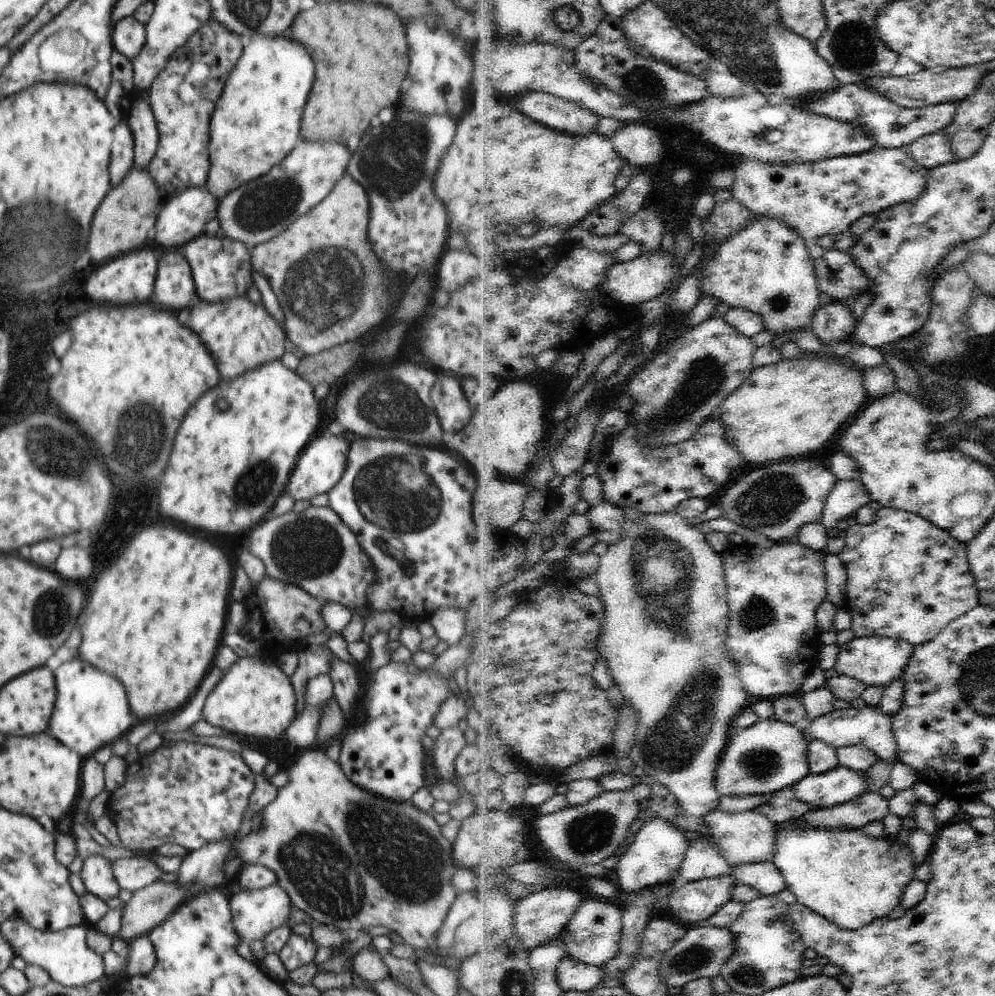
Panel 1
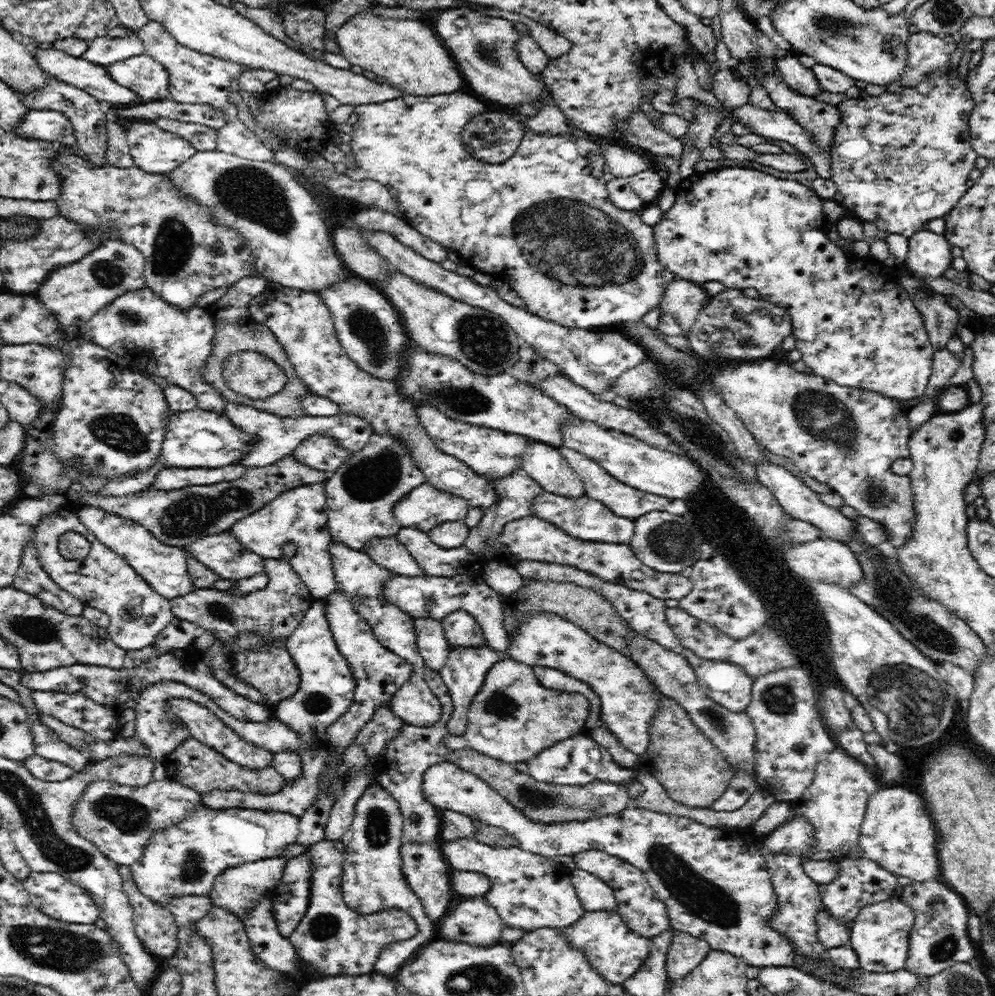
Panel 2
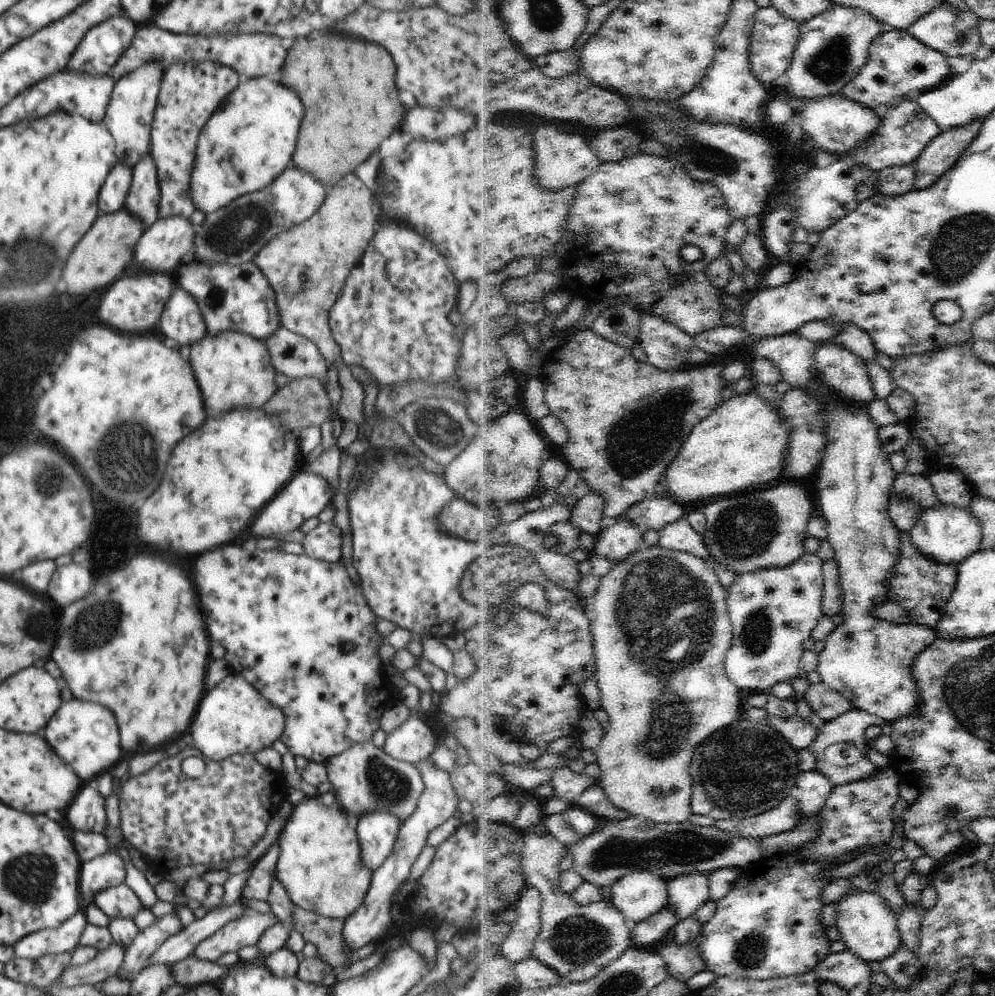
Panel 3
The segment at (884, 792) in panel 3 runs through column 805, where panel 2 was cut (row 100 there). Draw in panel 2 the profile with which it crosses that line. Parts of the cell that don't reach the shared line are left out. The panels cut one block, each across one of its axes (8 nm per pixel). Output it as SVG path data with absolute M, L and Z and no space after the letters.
M950 61L946 64L940 65L938 68L930 69L923 74L921 79L913 85L902 85L900 90L888 90L879 96L856 95L850 93L845 101L838 104L838 108L842 111L842 122L836 128L836 134L833 136L833 143L831 144L831 167L830 178L832 182L837 184L837 191L844 196L842 205L846 210L853 212L853 216L859 221L865 221L875 224L878 230L886 230L892 234L901 234L906 238L910 238L928 229L932 220L945 218L948 216L956 204L962 200L964 194L969 189L966 185L968 182L970 172L976 169L976 158L978 154L971 147L971 132L969 118L974 108L975 102L968 85L967 76L960 74L960 68L952 66Z

